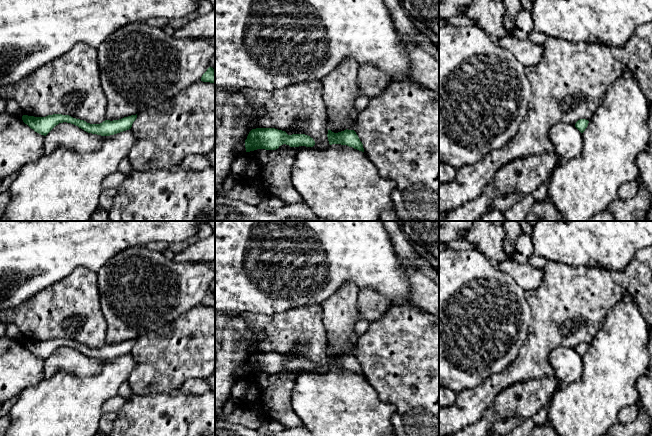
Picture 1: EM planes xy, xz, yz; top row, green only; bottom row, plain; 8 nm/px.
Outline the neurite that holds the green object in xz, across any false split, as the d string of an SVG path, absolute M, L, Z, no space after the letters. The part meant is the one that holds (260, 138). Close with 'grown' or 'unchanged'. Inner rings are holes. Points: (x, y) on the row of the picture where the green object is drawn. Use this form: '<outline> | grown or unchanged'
M275 128L252 129L245 140L246 152L257 149L276 150L283 144L290 147L313 147L315 141L305 134L288 135L285 131Z | unchanged

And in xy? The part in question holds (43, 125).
M53 114L46 117L22 116L22 120L25 124L35 132L44 136L46 136L56 125L63 122L74 124L88 133L110 136L131 129L136 118L137 114L119 120L105 120L100 124L90 124L84 120L62 114Z | unchanged

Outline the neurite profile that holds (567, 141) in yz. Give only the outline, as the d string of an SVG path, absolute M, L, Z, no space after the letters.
M557 123L548 136L554 152L563 160L576 157L583 149L583 135L575 125Z

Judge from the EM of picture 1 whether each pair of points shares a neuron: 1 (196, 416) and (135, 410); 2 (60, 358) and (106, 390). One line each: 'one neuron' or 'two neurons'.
1: one neuron
2: two neurons

